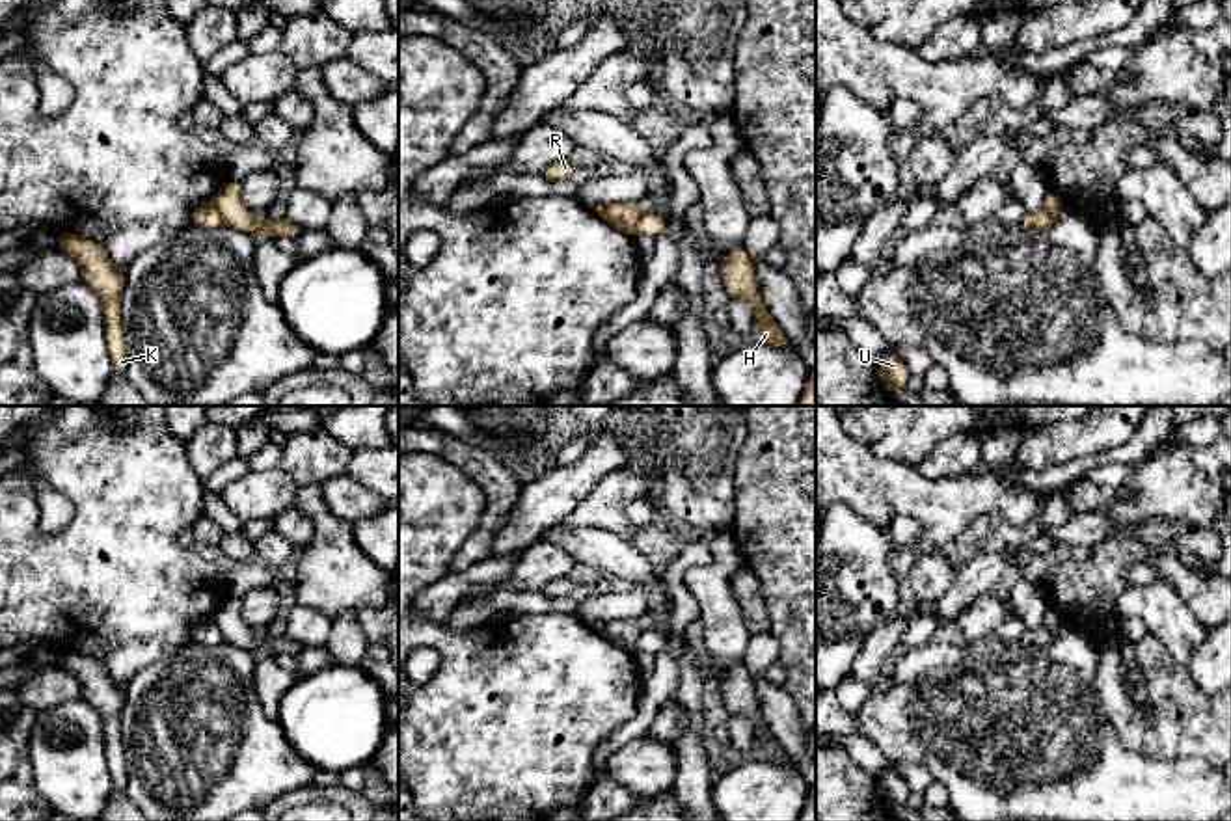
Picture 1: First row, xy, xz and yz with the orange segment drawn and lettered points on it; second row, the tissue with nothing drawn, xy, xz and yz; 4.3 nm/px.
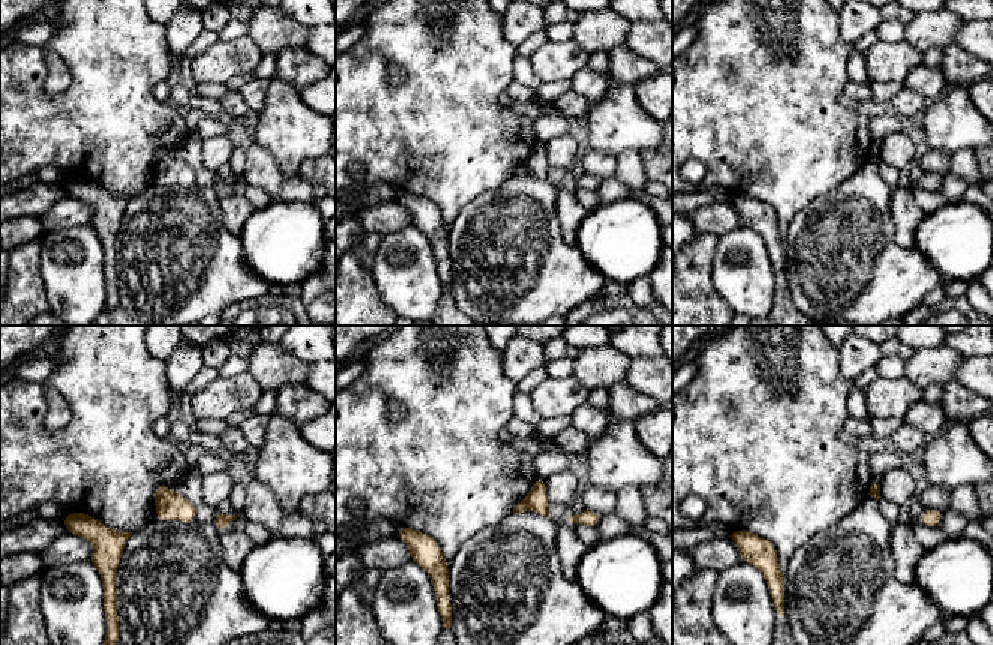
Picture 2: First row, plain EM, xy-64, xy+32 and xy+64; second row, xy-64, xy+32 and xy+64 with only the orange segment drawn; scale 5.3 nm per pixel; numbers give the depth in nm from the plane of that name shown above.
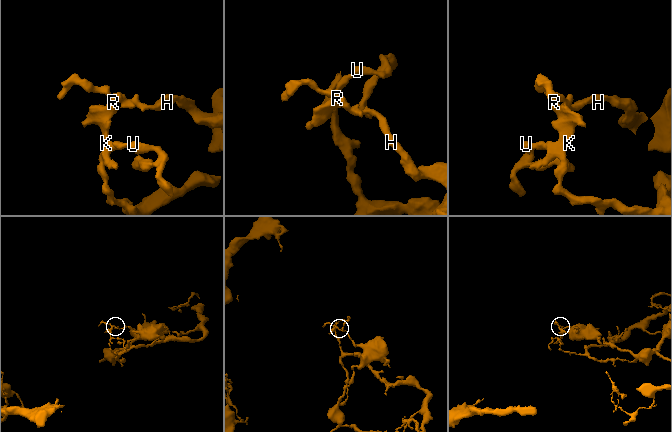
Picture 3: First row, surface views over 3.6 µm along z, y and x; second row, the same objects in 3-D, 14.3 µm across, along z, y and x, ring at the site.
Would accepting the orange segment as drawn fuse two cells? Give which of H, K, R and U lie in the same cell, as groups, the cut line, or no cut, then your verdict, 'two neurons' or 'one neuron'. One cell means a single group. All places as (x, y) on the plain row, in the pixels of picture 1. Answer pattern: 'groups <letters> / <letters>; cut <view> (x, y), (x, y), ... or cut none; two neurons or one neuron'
groups H / K R U; cut xy (213, 617), (226, 641); two neurons

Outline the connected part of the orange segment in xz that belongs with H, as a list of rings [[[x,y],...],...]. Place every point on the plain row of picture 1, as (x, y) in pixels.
[[[739,661],[728,666],[726,674],[719,680],[721,696],[724,698],[726,709],[734,715],[743,715],[752,724],[754,732],[754,750],[752,756],[758,756],[775,765],[790,765],[786,750],[777,743],[771,730],[764,726],[758,696],[754,691],[754,681],[745,668],[745,663]]]

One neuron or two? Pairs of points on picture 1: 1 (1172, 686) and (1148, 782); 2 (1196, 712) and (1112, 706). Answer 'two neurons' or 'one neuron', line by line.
1: two neurons
2: one neuron

